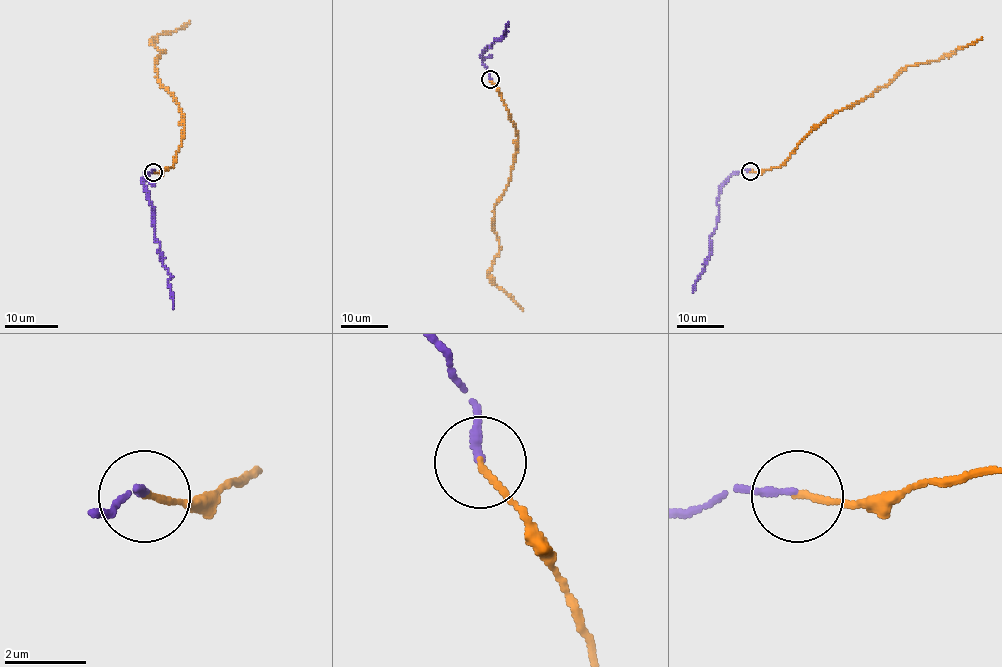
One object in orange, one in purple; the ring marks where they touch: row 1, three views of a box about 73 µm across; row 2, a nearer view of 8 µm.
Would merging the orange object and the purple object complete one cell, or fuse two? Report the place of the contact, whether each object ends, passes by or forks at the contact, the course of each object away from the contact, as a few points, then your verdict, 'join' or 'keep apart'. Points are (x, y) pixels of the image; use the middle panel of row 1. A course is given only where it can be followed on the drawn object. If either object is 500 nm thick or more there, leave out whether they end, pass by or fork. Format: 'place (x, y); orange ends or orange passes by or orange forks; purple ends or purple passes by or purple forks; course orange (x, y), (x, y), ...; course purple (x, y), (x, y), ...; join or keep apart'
place (490, 79); orange ends; purple ends; course orange (490, 79), (515, 125), (517, 143), (511, 176), (493, 208), (492, 229), (499, 252), (489, 278), (522, 310); course purple (490, 79), (490, 72), (483, 61), (484, 52), (505, 33), (509, 21); join

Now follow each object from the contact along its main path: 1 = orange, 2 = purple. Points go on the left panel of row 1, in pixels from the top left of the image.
1: (153, 172), (170, 168), (183, 123), (177, 100), (157, 79), (155, 60), (163, 51), (151, 40), (189, 21)
2: (153, 171), (145, 175), (146, 188), (154, 209), (154, 228), (163, 267), (170, 276), (169, 287), (174, 309)

